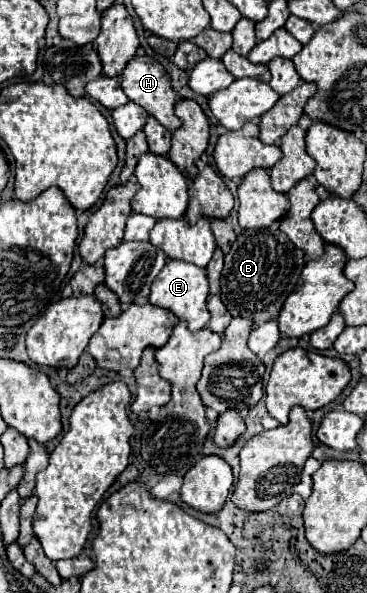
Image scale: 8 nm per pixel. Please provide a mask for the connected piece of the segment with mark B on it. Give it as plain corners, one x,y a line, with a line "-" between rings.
277,222
269,228
243,230
233,242
229,254
225,256
221,300
231,312
231,316
247,316
253,320
253,326
257,328
279,316
279,310
283,308
287,296
293,292
303,266
303,250
295,248
287,234
279,230

